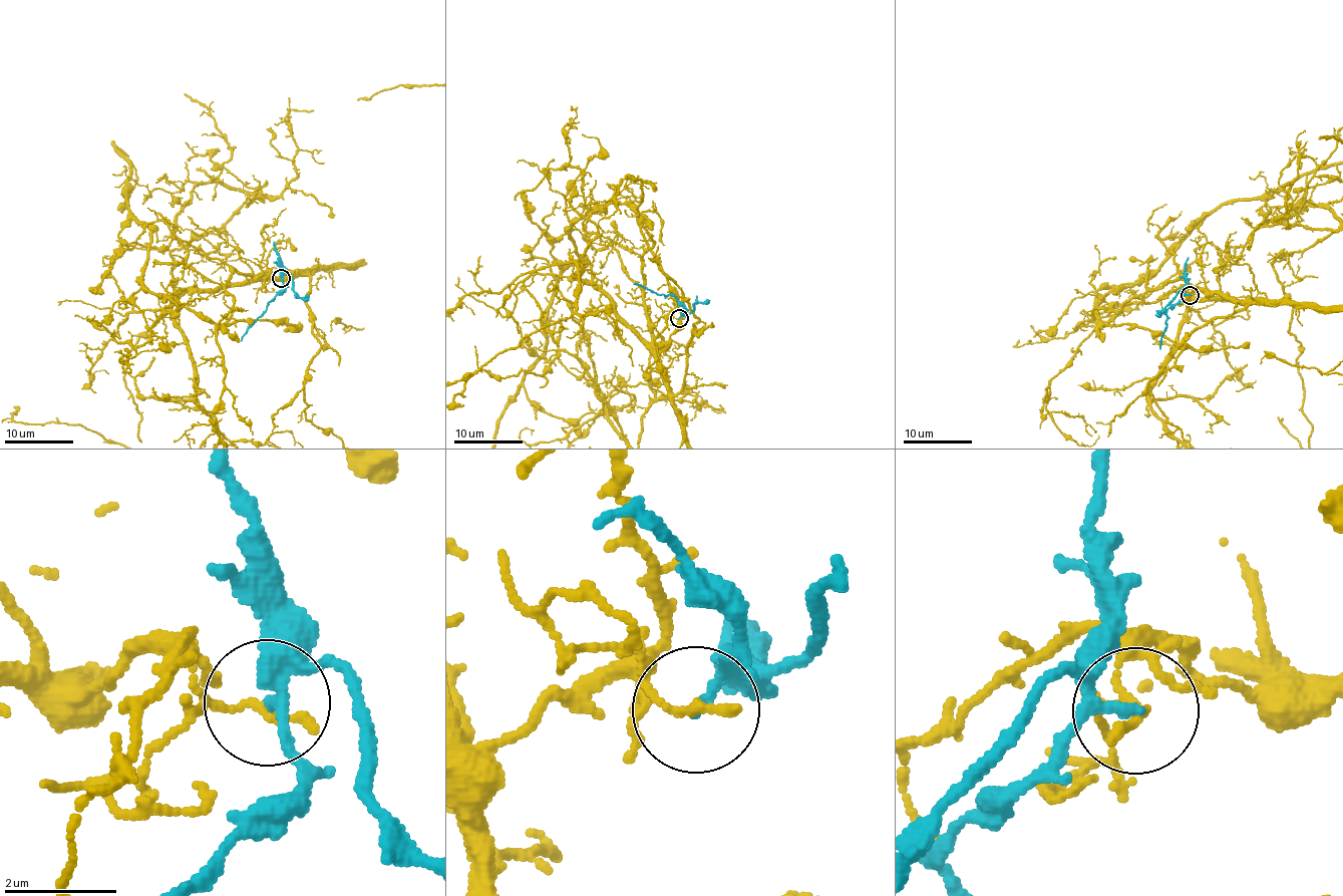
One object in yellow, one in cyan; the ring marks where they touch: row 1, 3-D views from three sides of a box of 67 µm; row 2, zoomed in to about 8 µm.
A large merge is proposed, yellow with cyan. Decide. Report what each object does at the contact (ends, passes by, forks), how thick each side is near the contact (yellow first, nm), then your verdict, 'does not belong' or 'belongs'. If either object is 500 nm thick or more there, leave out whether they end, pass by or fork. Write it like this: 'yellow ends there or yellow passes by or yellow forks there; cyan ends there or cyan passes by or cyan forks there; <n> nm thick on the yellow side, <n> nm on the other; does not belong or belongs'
yellow ends there; cyan passes by; 180 nm thick on the yellow side, 130 nm on the other; does not belong

